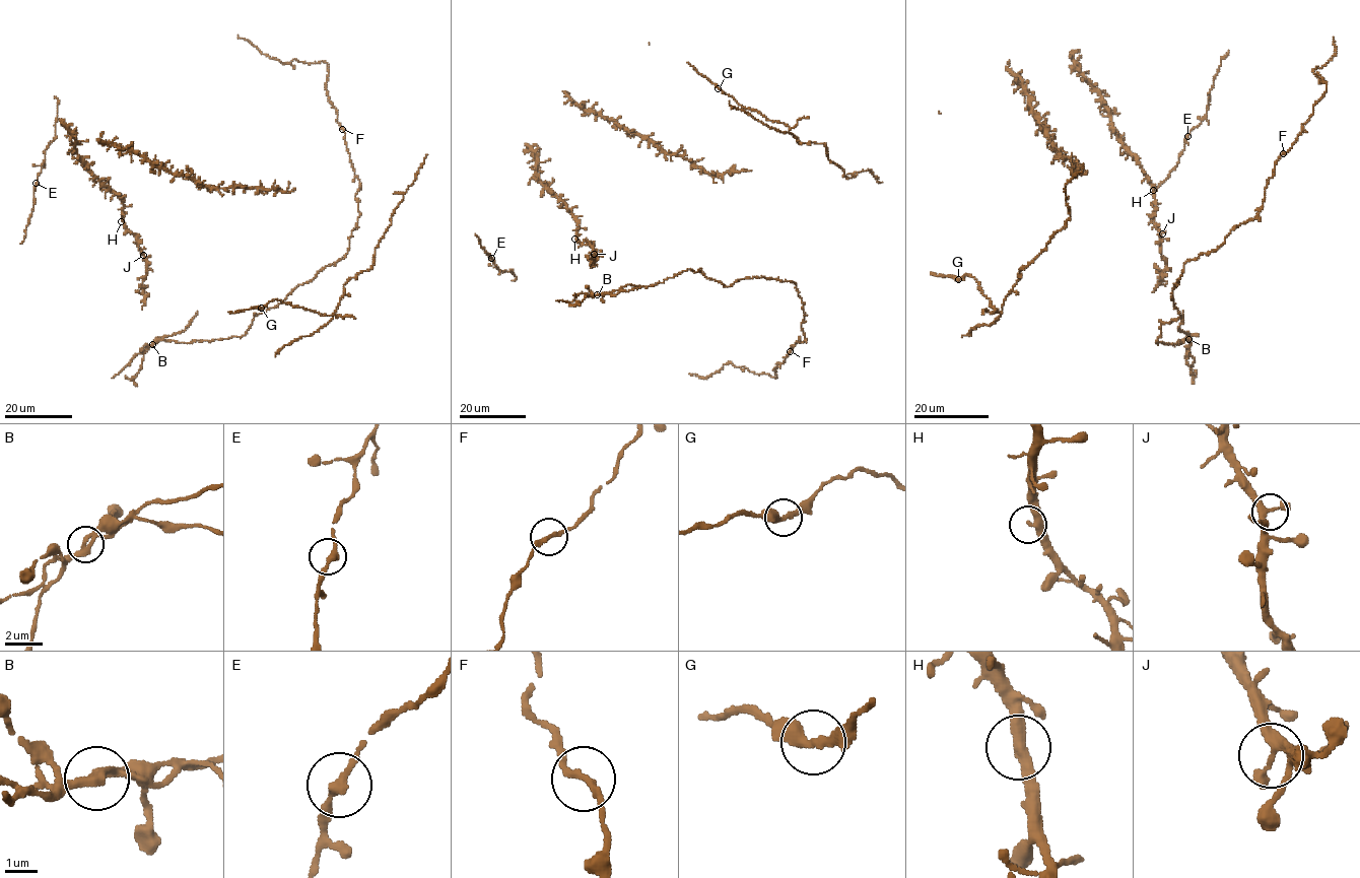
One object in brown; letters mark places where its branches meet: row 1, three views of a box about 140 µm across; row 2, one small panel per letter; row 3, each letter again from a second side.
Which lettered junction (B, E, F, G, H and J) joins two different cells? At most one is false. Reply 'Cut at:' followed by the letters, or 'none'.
Cut at: B

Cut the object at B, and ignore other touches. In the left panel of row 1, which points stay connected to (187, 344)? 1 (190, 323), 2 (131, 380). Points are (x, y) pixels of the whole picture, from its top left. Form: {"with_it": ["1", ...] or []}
{"with_it": []}

